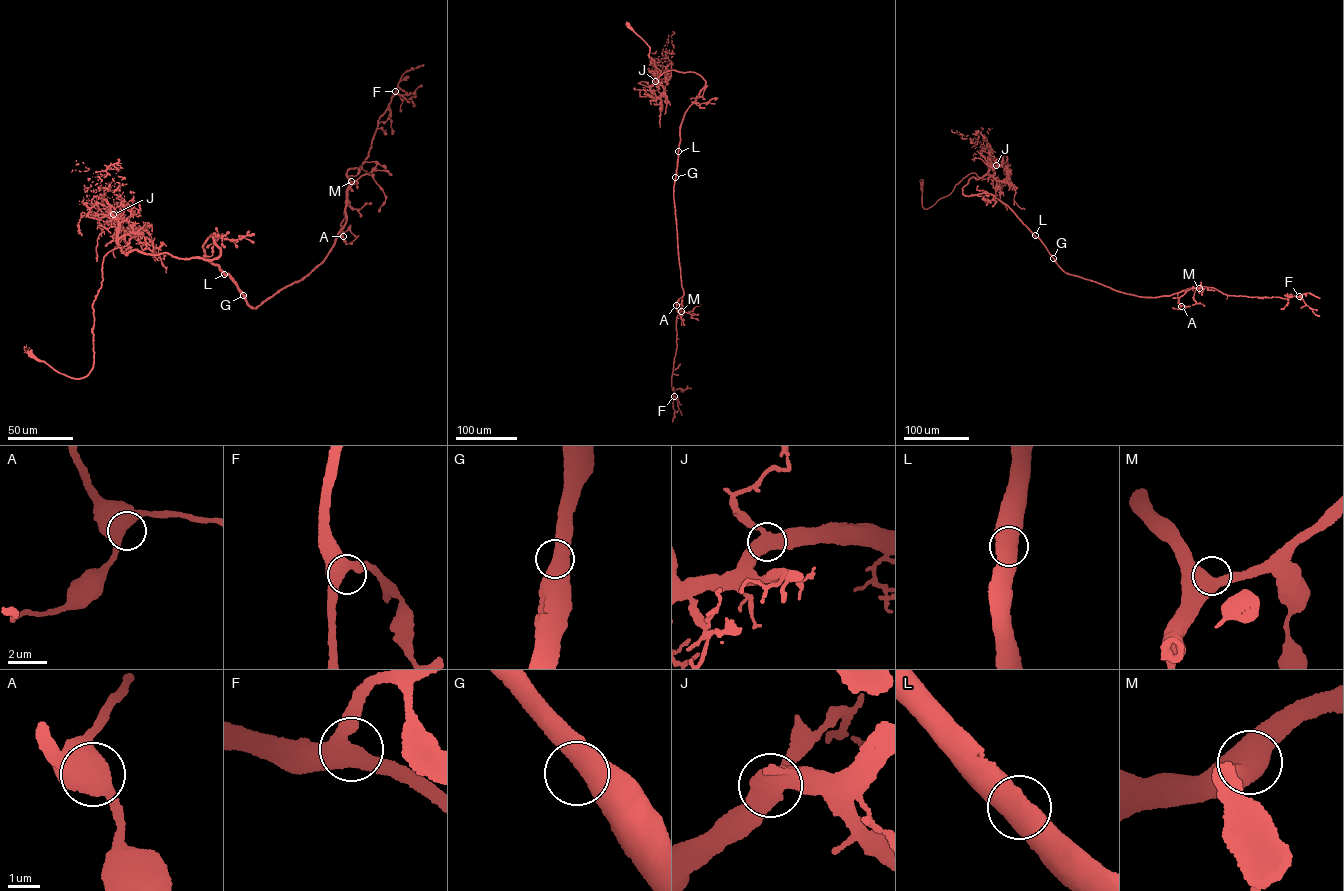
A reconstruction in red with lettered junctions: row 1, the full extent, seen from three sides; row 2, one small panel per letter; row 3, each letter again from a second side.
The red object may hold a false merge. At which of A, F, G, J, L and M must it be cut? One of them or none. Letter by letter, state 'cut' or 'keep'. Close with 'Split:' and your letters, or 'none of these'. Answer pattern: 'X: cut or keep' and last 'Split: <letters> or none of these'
A: keep
F: keep
G: keep
J: keep
L: keep
M: keep
Split: none of these

